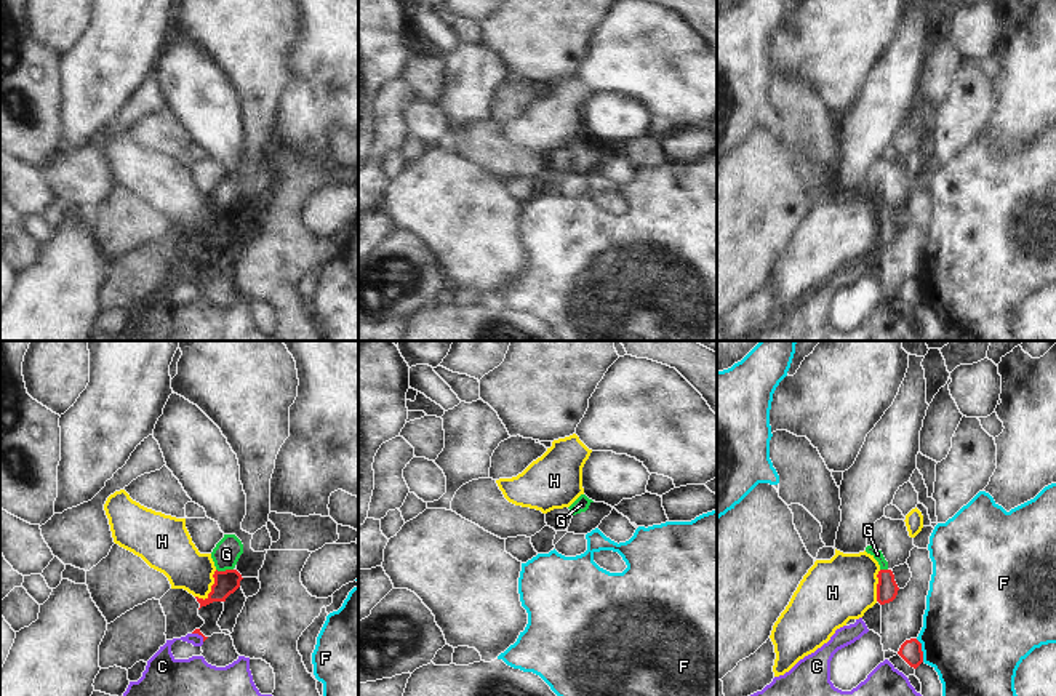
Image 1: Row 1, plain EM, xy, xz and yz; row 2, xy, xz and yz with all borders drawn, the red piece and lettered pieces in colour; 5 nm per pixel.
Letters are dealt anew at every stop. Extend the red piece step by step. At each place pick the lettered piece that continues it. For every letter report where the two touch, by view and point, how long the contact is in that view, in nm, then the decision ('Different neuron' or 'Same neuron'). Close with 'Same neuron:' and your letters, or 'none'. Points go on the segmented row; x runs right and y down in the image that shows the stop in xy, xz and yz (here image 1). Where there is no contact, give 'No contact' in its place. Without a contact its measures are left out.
C: Touches red at xy (199, 634). Shared border 80 nm. Different neuron
F: Touches red at yz (920, 650). Shared border 130 nm. Different neuron
G: Touches red at xy (226, 570). Shared border 90 nm. Same neuron
H: Touches red at xy (212, 589). Shared border 180 nm. Different neuron
Same neuron: G.

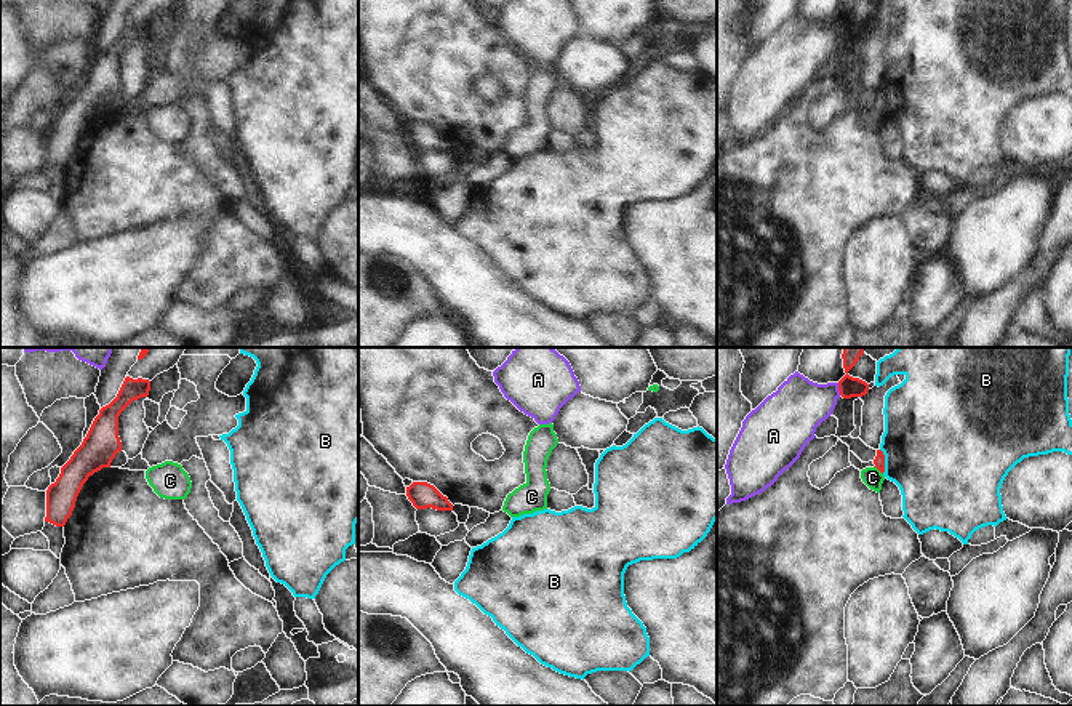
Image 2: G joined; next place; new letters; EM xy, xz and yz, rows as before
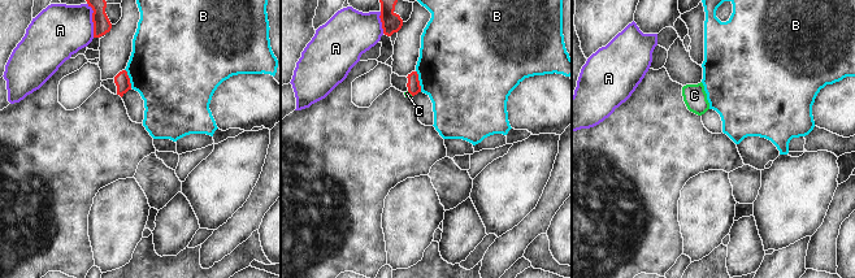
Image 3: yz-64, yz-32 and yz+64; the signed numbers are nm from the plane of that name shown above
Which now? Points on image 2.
A: Touches red at yz (839, 389). Shared border 70 nm. Different neuron
B: Touches red at yz (884, 461). Shared border 130 nm. Different neuron
C: Touches red at yz (879, 469). Shared border 60 nm. Different neuron
Same neuron: none.

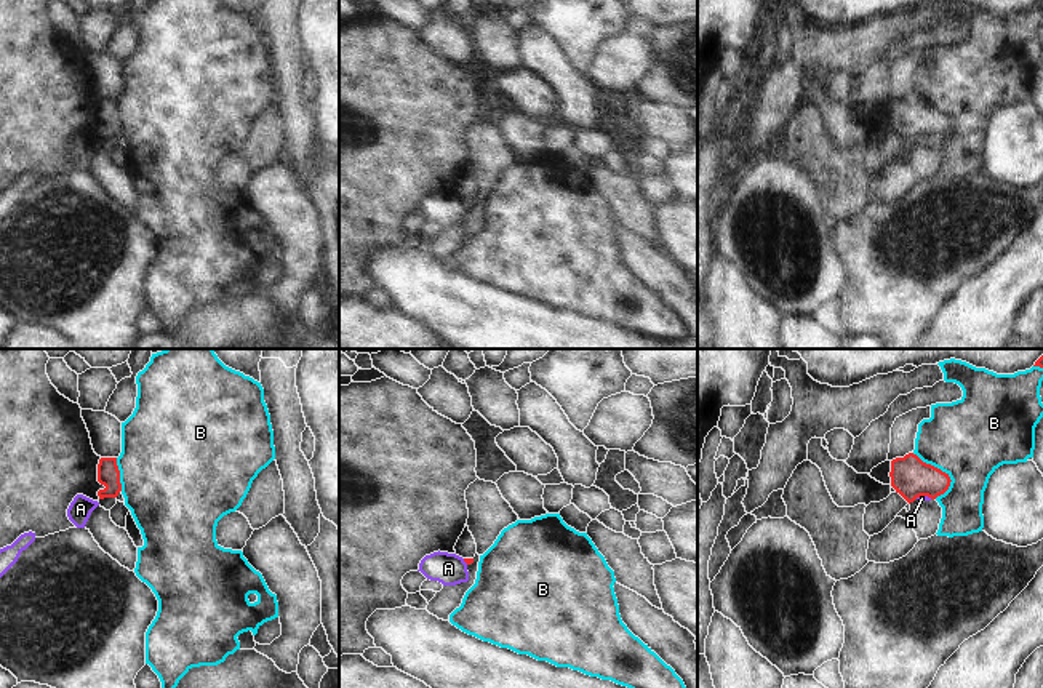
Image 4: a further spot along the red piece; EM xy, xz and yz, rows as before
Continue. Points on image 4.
A: Touches red at yz (923, 495). Shared border 90 nm. Different neuron
B: Touches red at yz (939, 469). Shared border 260 nm. Different neuron
Same neuron: none.

